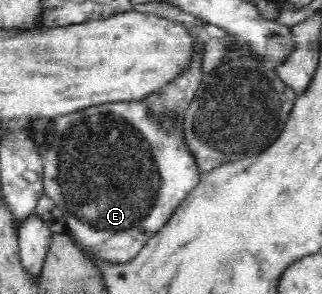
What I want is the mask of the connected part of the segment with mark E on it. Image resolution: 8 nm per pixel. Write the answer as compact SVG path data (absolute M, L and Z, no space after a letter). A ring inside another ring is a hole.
M148 99L140 100L140 102L102 103L76 111L74 115L59 116L56 118L54 143L51 144L50 150L43 155L43 162L45 163L43 168L43 191L48 198L54 200L54 204L64 214L67 231L73 233L70 236L73 243L80 246L86 255L92 254L94 258L110 261L111 264L122 264L136 258L147 240L156 235L167 224L176 208L200 182L201 175L204 174L197 170L192 154L189 154L183 146L183 127L180 125L164 127L162 123L158 123L158 119L154 115L150 115L148 106L150 106Z

